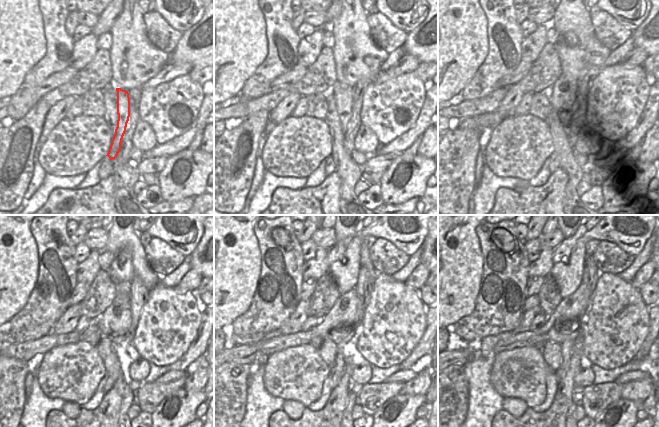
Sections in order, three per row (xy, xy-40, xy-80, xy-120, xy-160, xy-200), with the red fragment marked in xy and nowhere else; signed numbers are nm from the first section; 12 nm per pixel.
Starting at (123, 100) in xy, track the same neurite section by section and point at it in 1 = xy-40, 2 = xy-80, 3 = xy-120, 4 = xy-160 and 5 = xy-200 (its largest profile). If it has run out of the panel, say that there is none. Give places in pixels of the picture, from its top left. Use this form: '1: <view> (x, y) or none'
1: xy-40 (343, 97)
2: xy-80 (567, 101)
3: xy-120 (119, 326)
4: xy-160 (347, 320)
5: xy-200 (570, 315)

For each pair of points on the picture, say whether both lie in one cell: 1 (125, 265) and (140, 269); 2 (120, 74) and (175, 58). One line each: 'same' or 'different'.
1: different
2: different

